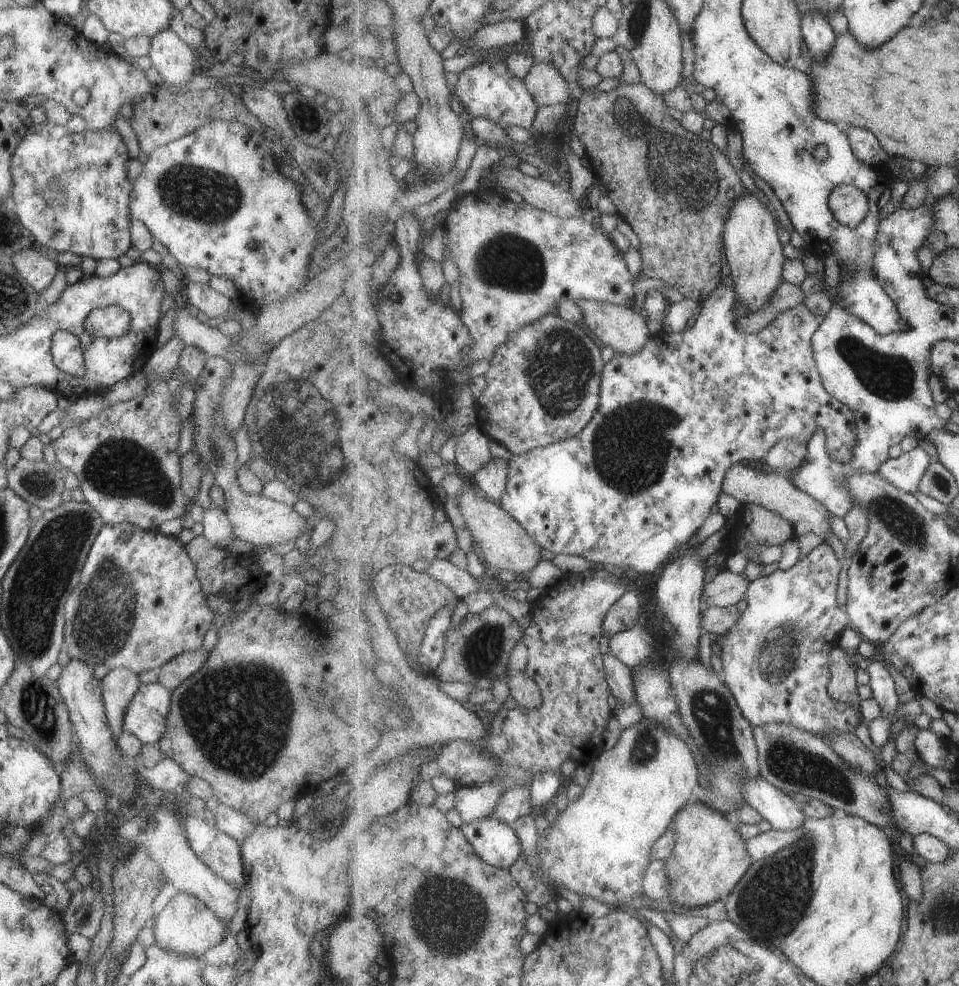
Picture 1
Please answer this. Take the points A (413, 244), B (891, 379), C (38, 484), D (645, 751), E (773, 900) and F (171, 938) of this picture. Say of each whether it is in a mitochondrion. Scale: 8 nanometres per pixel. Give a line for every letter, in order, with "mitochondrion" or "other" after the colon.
A: other
B: mitochondrion
C: mitochondrion
D: mitochondrion
E: mitochondrion
F: other

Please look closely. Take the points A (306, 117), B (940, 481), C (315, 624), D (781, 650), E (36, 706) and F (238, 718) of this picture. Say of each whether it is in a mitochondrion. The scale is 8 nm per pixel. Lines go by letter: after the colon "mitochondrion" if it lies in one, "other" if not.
A: mitochondrion
B: mitochondrion
C: other
D: mitochondrion
E: mitochondrion
F: mitochondrion

